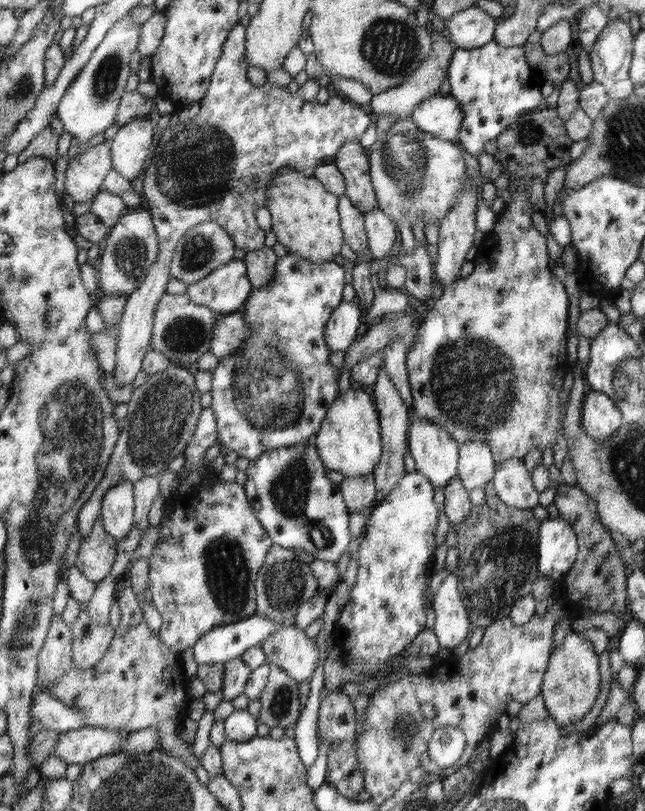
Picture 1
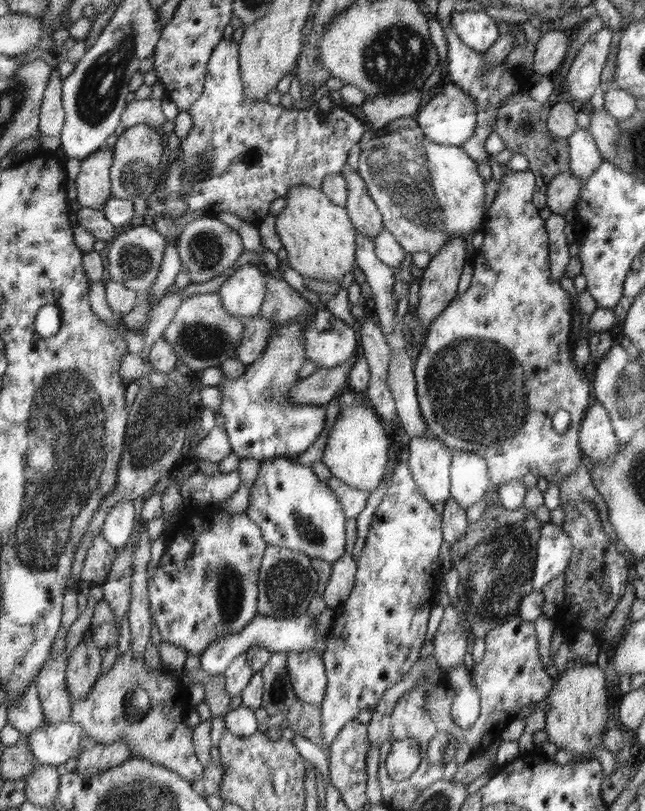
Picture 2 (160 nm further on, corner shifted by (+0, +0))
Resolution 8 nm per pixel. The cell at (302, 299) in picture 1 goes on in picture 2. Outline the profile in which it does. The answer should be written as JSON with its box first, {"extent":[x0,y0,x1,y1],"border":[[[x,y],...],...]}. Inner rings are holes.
{"extent":[217,300,326,462],"border":[[[320,300],[311,305],[311,312],[288,323],[274,324],[263,355],[252,364],[247,364],[242,376],[225,376],[218,386],[222,391],[222,404],[217,413],[225,420],[224,430],[232,452],[240,459],[254,458],[262,462],[278,456],[293,458],[306,452],[324,430],[326,405],[293,404],[287,396],[288,389],[302,379],[298,377],[298,372],[307,360],[304,328],[312,322],[324,302]]]}

